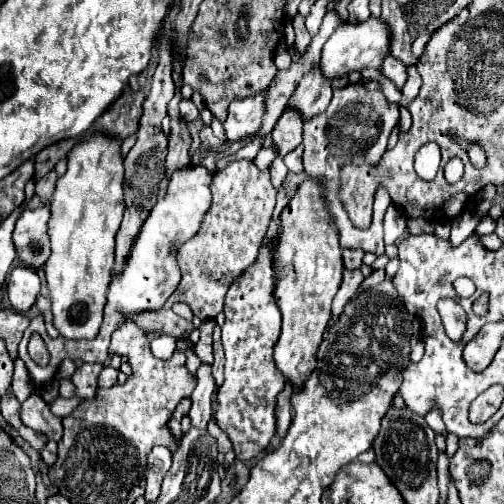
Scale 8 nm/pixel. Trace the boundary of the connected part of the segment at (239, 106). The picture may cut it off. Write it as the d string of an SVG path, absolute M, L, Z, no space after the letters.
M259 92L251 98L233 100L229 106L229 116L223 122L227 140L235 142L249 134L257 134L257 128L261 126L261 116L265 116L265 92Z

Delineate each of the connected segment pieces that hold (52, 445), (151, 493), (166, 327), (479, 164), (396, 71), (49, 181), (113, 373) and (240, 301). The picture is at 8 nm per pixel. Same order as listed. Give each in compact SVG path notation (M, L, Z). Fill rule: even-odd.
M49 440L45 444L45 448L41 450L41 460L47 464L47 466L53 466L57 462L57 442Z
M155 446L147 456L147 470L145 470L145 500L155 502L161 492L161 480L165 478L167 470L171 468L171 450L165 446Z
M155 310L155 312L141 312L141 314L135 314L131 318L133 322L137 322L145 332L165 332L169 336L185 336L189 332L195 330L193 322L177 316L173 310Z
M463 142L463 148L469 154L469 160L475 168L483 168L487 164L487 154L479 142Z
M387 56L381 64L381 72L397 86L397 88L403 88L403 84L407 82L407 68L401 60L397 60L395 56Z
M51 170L51 172L45 174L41 180L37 180L37 184L35 184L35 194L41 196L43 200L51 200L53 190L55 190L55 182L57 182L57 174L55 174L55 170Z
M105 366L105 370L99 374L99 388L111 388L117 384L117 370L111 368L111 366Z
M263 246L259 250L259 256L257 256L255 264L249 266L231 284L231 288L225 296L225 308L223 308L225 324L221 326L221 332L223 332L223 348L225 348L227 362L225 362L225 382L223 382L223 386L217 388L219 408L215 412L215 422L233 442L235 458L241 460L241 462L253 460L261 452L265 452L271 438L275 436L275 430L277 430L277 416L275 416L277 394L285 386L285 376L281 376L281 372L277 372L277 366L273 362L273 346L275 346L275 342L279 338L279 332L281 332L281 312L279 312L275 300L273 300L271 264L273 264L273 248Z

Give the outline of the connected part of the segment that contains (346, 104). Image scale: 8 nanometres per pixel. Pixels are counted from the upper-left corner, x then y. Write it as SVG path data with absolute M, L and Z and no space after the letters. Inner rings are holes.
M361 80L359 84L351 84L339 92L333 94L333 100L329 104L329 108L311 118L305 120L303 124L303 146L305 146L305 154L303 154L303 164L305 164L305 172L311 178L317 178L321 184L325 184L325 200L329 204L329 212L335 220L335 224L339 226L339 236L341 236L341 246L343 248L361 248L365 252L371 252L375 256L383 254L383 214L391 204L389 194L385 192L385 188L379 188L375 194L375 214L373 214L373 222L367 230L359 230L349 222L349 216L341 204L339 192L337 192L337 178L341 172L341 166L347 162L353 164L375 164L379 162L379 158L383 156L385 148L387 148L387 140L391 130L397 126L399 122L399 106L397 104L389 104L385 100L385 96L381 94L379 82L375 80ZM371 102L379 102L379 108L373 108Z

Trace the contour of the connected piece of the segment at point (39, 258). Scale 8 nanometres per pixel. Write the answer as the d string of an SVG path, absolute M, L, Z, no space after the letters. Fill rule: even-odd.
M49 206L25 210L17 220L13 232L13 242L19 260L35 270L43 268L45 260L49 258L49 234L47 234L49 216L51 216Z

